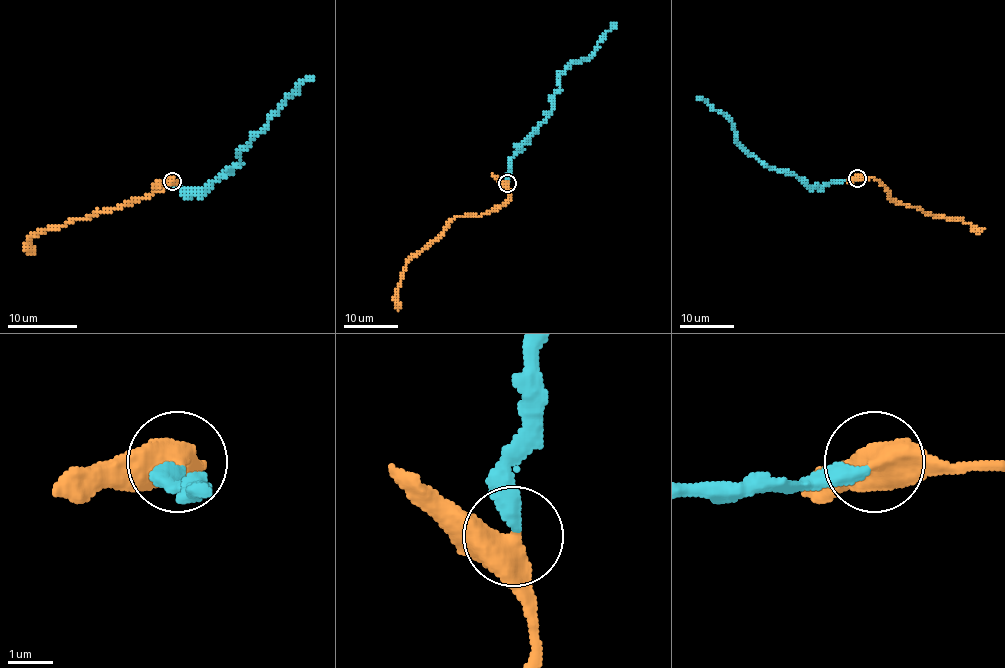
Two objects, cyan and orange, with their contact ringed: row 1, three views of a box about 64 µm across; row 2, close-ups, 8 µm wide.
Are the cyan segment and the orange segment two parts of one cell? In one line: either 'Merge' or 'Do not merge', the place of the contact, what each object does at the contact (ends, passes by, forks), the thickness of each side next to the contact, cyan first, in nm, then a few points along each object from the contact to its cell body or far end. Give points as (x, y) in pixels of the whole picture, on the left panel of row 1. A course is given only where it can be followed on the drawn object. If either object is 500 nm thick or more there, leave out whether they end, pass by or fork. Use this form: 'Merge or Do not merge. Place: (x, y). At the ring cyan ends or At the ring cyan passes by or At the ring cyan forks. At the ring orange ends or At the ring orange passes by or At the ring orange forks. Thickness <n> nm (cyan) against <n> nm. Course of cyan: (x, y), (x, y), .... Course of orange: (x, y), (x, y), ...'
Do not merge. Place: (172, 181). Thickness 380 nm (cyan) against 500 nm. Course of cyan: (173, 182), (192, 192), (204, 192), (239, 162), (239, 152), (288, 96), (305, 79), (312, 77). Course of orange: (173, 182), (136, 201), (42, 230), (30, 239), (30, 248)

